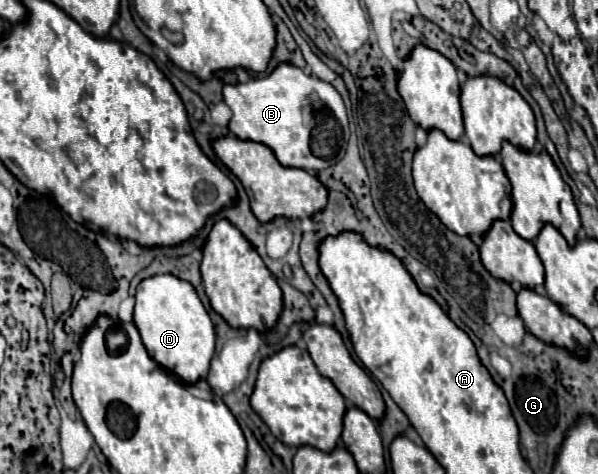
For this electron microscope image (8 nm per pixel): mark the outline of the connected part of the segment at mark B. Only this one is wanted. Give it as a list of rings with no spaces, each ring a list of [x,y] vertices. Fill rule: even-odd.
[[[281,63],[269,77],[225,85],[223,99],[233,111],[229,131],[237,139],[267,145],[283,167],[319,173],[339,163],[345,155],[349,119],[341,95],[333,85],[307,75],[295,65]]]

